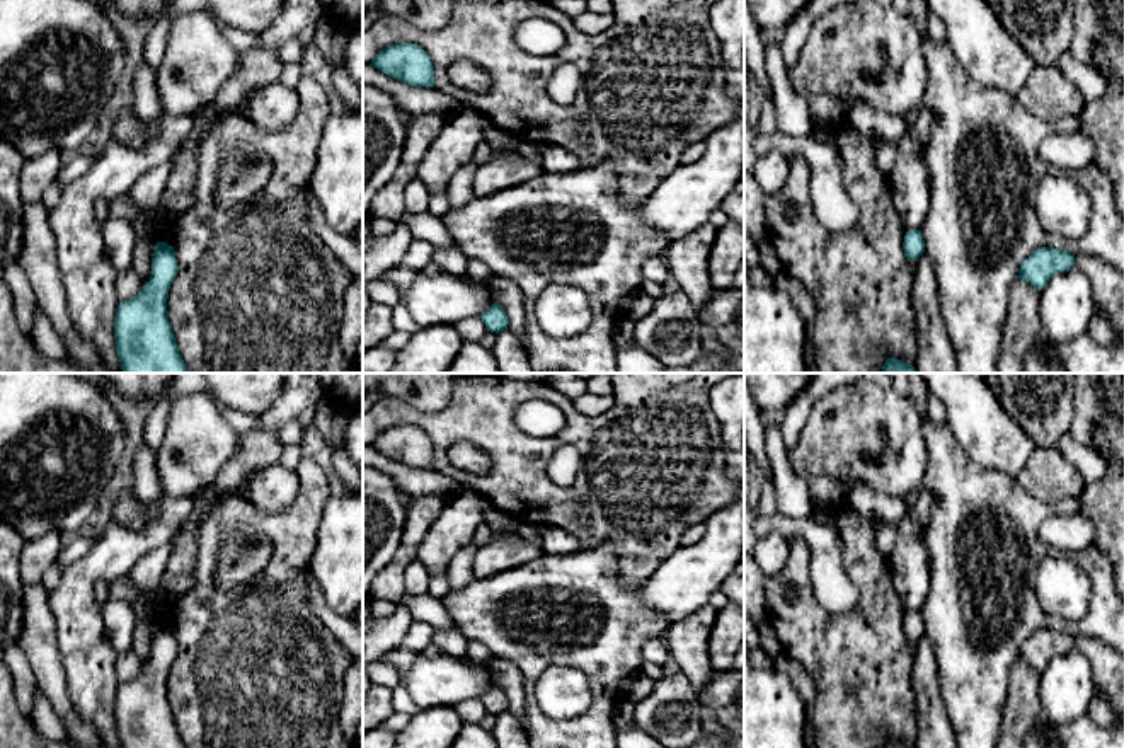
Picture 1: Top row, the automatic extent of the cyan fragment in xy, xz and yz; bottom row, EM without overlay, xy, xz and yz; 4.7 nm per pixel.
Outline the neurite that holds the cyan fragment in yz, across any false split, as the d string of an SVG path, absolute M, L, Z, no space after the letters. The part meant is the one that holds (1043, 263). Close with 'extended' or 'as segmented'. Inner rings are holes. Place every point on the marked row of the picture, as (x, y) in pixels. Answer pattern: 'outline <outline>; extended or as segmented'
outline M1039 247L1022 262L1017 278L1041 291L1054 274L1071 268L1075 268L1075 254L1063 249Z; as segmented

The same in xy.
outline M157 242L150 281L136 296L119 302L114 339L123 373L187 373L167 310L177 273L174 247Z; as segmented

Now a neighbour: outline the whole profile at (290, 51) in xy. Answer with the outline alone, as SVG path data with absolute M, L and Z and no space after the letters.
M288 41L284 43L278 55L283 65L288 63L300 63L301 60L303 44L300 41Z

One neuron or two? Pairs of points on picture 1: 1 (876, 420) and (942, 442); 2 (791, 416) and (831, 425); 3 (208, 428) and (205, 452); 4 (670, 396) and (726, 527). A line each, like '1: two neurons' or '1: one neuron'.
1: two neurons
2: two neurons
3: one neuron
4: two neurons

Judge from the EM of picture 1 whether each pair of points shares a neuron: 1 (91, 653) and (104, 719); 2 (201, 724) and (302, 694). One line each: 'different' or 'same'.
1: same
2: same

